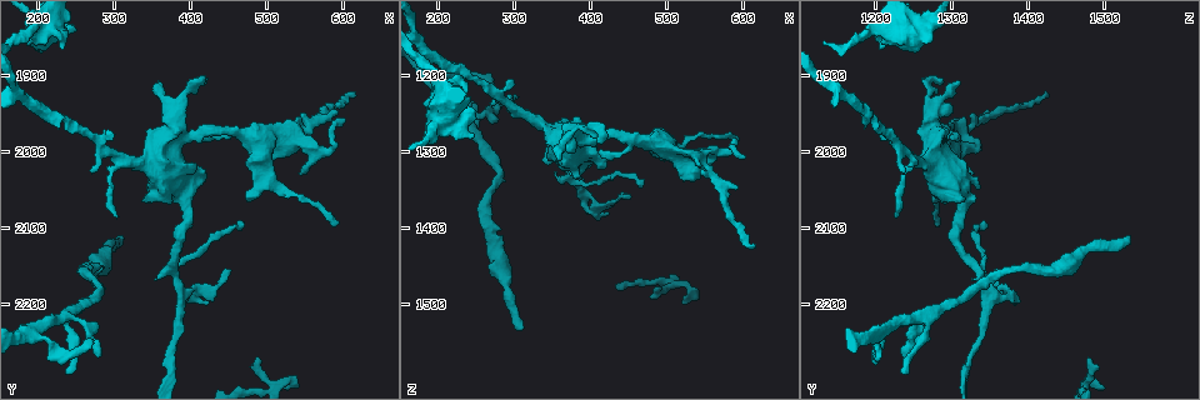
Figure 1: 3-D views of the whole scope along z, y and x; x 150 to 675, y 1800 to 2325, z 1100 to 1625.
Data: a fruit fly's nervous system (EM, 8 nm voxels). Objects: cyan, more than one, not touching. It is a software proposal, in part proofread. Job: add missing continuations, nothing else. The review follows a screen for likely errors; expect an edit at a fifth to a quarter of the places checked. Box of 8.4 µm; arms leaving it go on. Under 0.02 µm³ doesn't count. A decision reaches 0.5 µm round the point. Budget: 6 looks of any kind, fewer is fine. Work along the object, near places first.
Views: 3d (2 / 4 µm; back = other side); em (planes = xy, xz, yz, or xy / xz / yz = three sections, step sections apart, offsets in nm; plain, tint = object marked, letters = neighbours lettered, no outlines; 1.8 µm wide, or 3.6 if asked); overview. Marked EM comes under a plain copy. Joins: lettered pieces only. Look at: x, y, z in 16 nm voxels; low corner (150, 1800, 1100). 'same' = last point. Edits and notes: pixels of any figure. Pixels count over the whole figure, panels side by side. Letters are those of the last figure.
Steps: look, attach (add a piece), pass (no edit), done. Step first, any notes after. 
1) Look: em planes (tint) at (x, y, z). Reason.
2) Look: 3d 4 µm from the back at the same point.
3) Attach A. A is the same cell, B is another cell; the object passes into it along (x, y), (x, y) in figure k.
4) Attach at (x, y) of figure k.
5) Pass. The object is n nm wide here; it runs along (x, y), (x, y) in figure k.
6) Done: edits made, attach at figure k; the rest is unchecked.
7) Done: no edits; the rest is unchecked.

Look: em planes (letters) at (310, 2115, 1530). An open end.

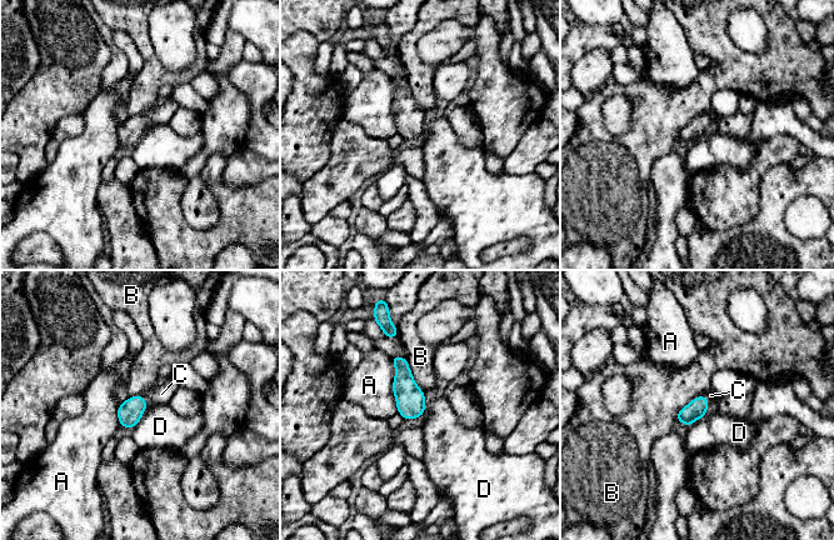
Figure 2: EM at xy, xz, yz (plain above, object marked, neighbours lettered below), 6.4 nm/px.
Attach C. C is the same cell, A, B and D are other cells; the object passes into it along (130, 411), (144, 400), (161, 394) in figure 2; it goes on there.

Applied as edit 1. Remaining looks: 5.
Look: overview.

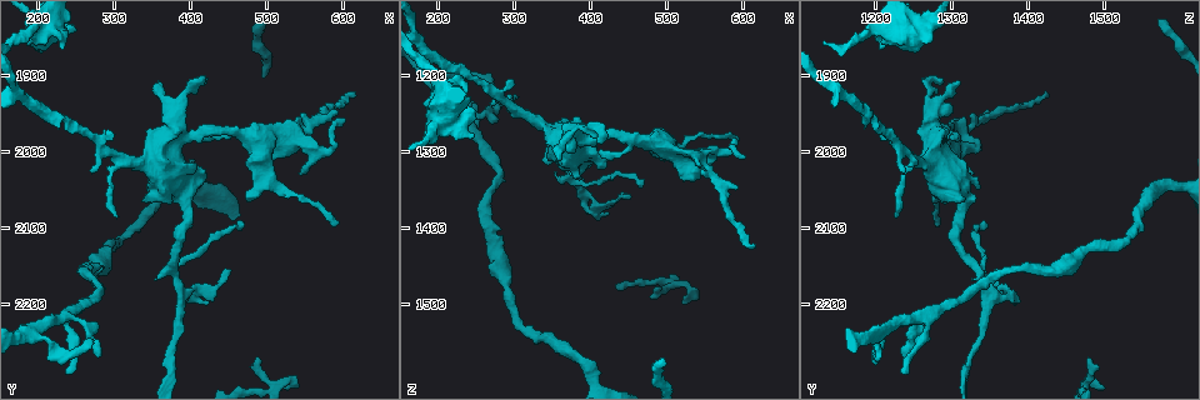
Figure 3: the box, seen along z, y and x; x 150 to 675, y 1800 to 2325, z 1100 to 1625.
Look: em xy step 16 (letters) at (485, 2270, 1475).

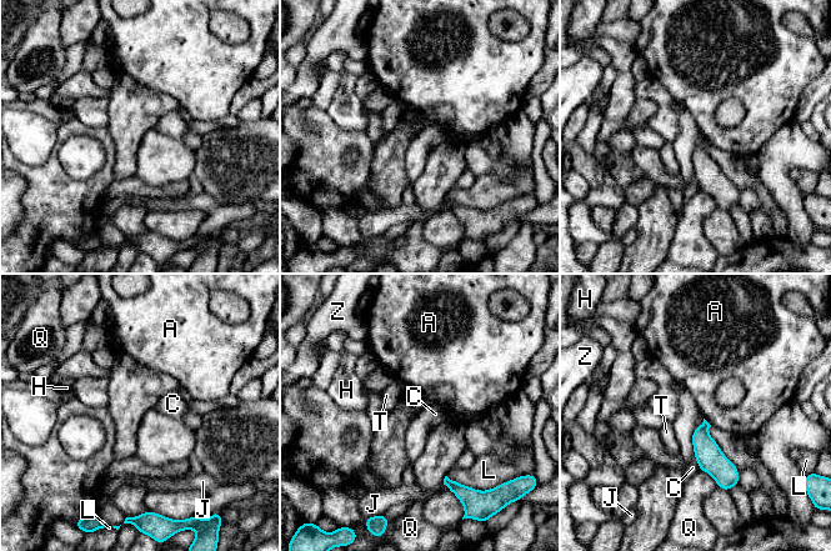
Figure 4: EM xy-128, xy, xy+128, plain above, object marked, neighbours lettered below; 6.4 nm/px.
Look: em planes (letters) at the same point. Cut it another way.

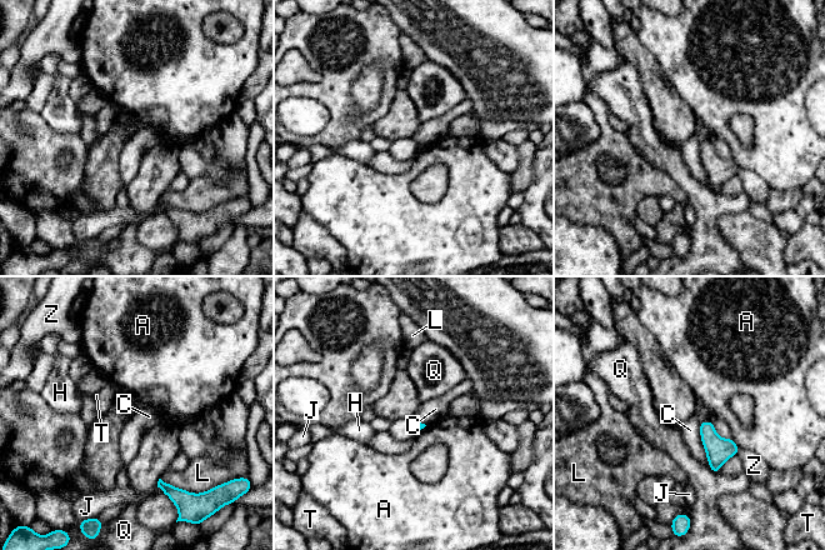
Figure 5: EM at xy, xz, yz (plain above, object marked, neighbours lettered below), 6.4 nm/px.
Pass. A, C, H, J, L, Q, T and Z are other cells; none of them fits.

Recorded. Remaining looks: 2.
Look: 3d 2 µm at (240, 2215, 1275). Arms part here.

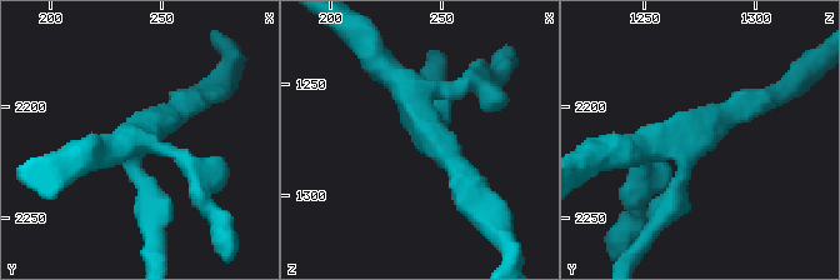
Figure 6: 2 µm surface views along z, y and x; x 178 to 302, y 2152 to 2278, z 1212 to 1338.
Look: em planes (letters) at (241, 2213, 1270).

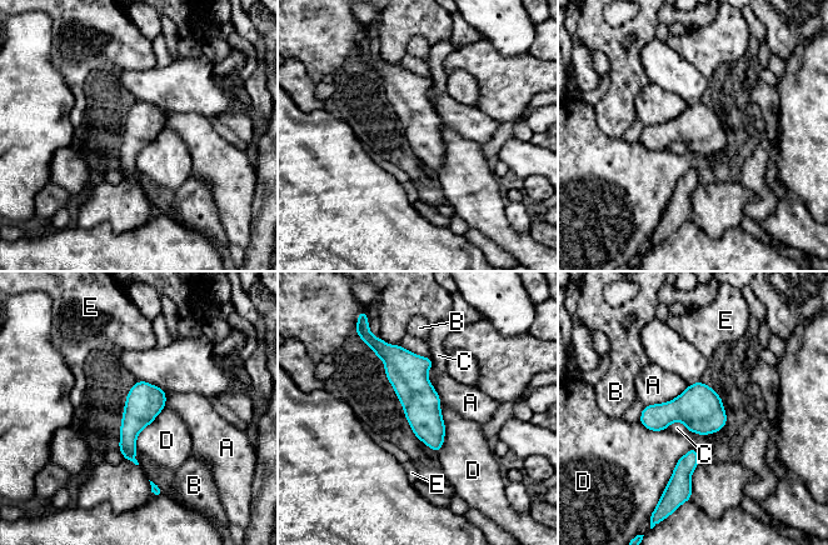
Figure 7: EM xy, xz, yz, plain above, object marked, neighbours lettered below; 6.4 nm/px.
Pass. The object is 240 nm wide here; the longest contact is with D, 360 nm; A, B, C, D and E are other cells; none of them fits.

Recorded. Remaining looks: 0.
Done: edits made, attach at figure 2; the rest is unchecked.

